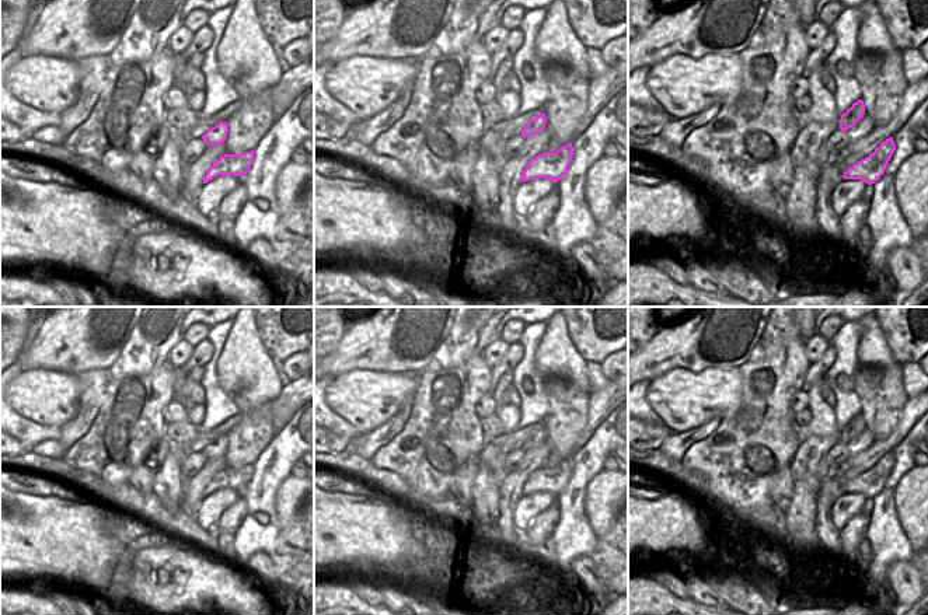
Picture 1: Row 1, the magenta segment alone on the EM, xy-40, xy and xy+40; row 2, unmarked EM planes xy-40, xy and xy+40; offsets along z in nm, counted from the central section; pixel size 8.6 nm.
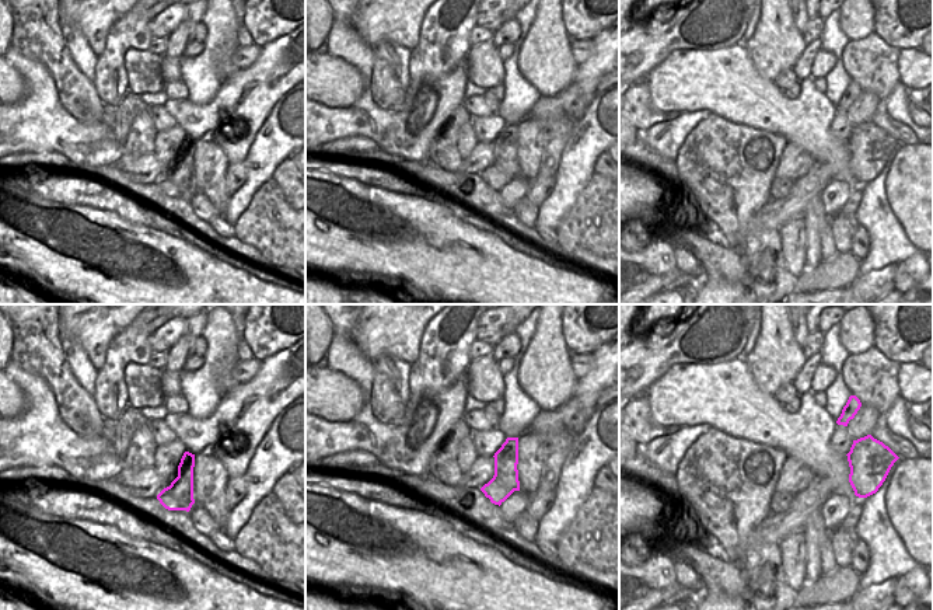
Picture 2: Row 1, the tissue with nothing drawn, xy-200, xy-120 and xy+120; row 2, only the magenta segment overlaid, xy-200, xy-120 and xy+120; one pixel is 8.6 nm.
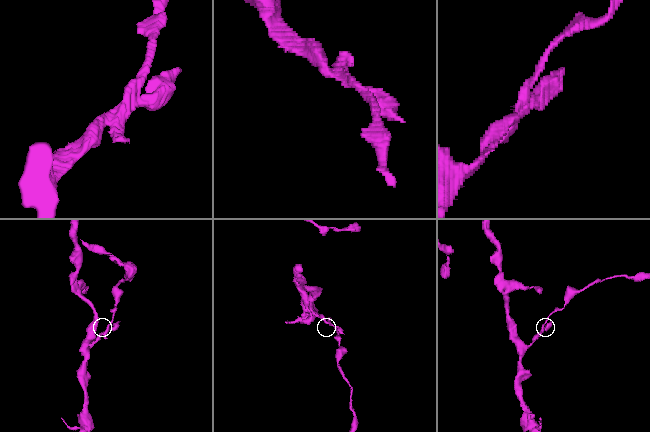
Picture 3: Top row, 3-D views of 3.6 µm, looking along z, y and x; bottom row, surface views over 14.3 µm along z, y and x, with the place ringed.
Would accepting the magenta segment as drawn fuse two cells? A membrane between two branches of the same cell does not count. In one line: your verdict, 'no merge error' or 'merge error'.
merge error

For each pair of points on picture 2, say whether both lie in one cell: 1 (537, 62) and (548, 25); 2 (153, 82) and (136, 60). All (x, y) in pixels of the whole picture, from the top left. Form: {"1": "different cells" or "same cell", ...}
{"1": "same cell", "2": "same cell"}

